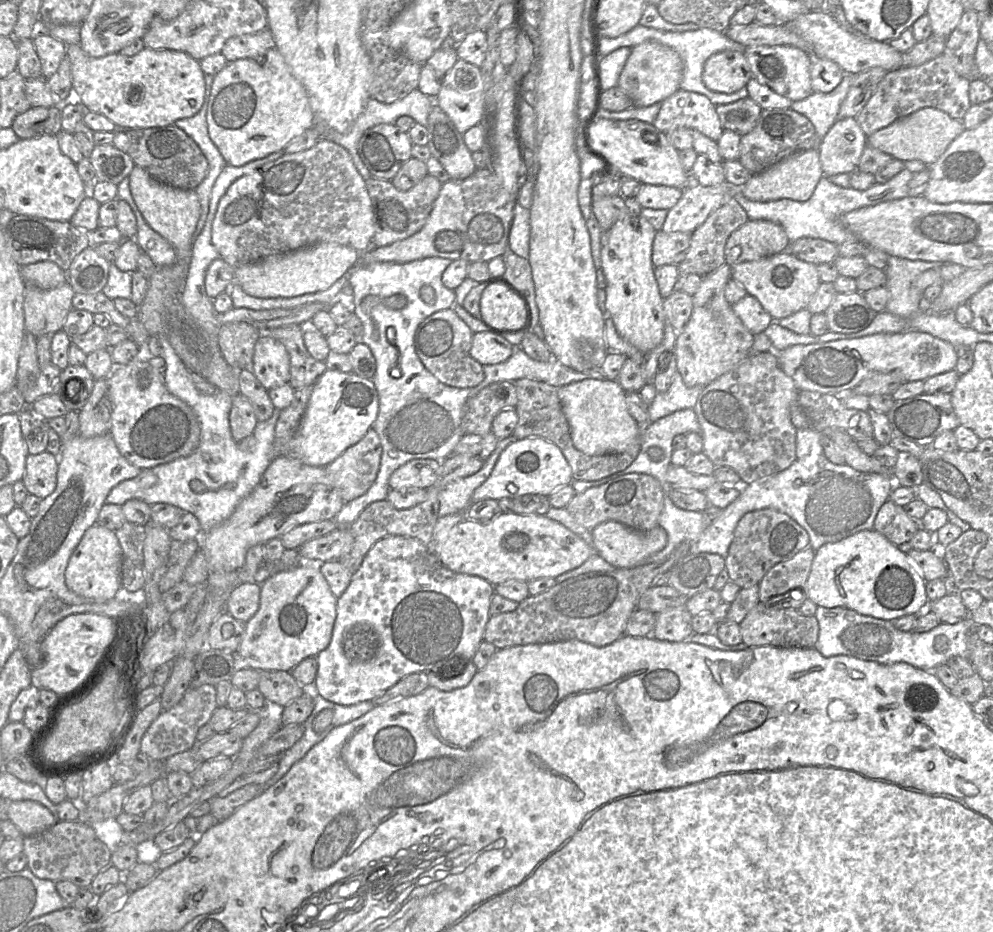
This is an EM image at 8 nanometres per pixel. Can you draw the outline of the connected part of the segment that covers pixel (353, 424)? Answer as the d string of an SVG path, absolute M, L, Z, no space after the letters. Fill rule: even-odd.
M327 369L313 384L301 424L289 442L287 456L295 456L309 466L325 467L365 436L378 412L378 393L371 379Z

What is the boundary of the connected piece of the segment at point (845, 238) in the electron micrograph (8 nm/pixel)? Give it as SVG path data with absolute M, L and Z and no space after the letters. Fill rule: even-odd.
M905 168L887 183L876 183L865 191L855 190L852 187L839 187L833 184L827 176L823 176L818 182L811 198L805 202L791 199L754 202L747 199L741 189L735 190L734 199L743 207L749 220L766 220L781 225L787 234L789 243L793 243L800 238L811 238L825 240L839 246L846 242L859 242L842 225L841 217L843 215L860 208L908 197L908 184L913 175L910 170Z

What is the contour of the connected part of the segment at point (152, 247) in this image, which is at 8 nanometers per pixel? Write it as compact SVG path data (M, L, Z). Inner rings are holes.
M138 207L132 209L137 224L134 240L147 253L156 266L168 266L177 261L177 255L170 243L154 231L143 218Z

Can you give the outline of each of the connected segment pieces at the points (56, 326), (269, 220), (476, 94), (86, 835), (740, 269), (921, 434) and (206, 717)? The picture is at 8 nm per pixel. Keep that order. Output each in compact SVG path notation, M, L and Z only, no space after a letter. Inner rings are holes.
M68 282L50 290L25 284L23 303L25 333L39 337L62 330L72 309L75 294Z
M320 139L308 150L283 154L275 161L264 164L250 174L244 175L234 181L220 199L218 209L212 225L212 242L220 258L225 260L234 269L248 263L262 260L268 256L295 251L320 243L337 243L354 248L358 252L374 249L372 238L374 236L374 212L365 180L357 171L349 152L341 145L327 139Z
M458 59L444 75L441 89L434 99L451 119L457 130L464 134L479 125L484 111L485 85L479 67Z
M78 820L58 821L41 833L24 837L23 851L27 868L38 878L70 881L78 887L90 887L95 876L110 866L112 852L100 840L94 829Z
M782 252L756 261L743 262L731 267L732 279L755 297L775 321L806 309L821 284L817 266Z
M921 394L894 402L886 414L892 436L903 438L920 446L930 446L944 431L954 431L960 422L954 412L951 394Z
M204 684L190 687L177 704L169 710L162 710L152 722L142 737L140 751L150 760L165 761L173 755L195 748L198 744L196 741L198 730L208 723L217 707L215 686Z

